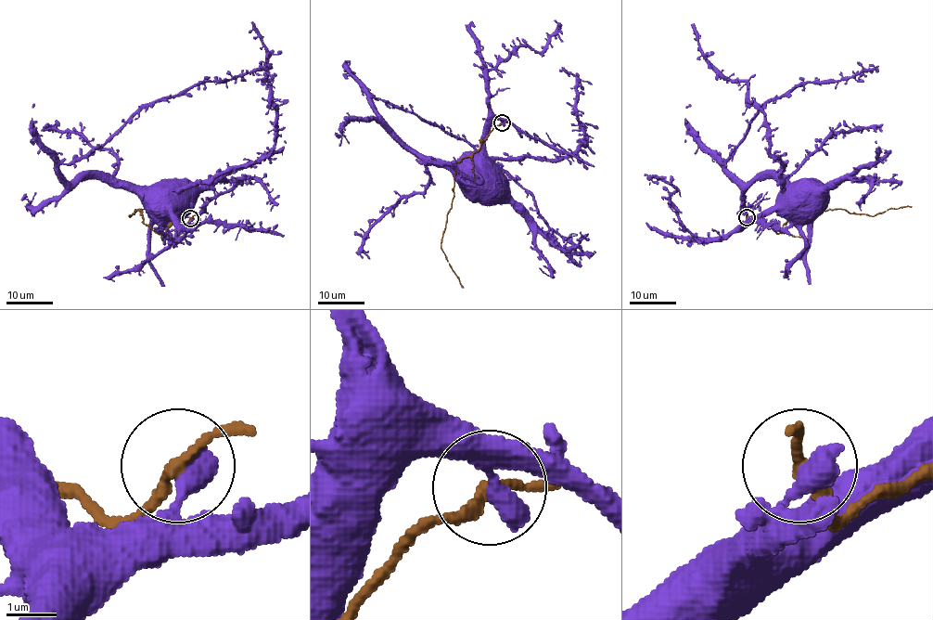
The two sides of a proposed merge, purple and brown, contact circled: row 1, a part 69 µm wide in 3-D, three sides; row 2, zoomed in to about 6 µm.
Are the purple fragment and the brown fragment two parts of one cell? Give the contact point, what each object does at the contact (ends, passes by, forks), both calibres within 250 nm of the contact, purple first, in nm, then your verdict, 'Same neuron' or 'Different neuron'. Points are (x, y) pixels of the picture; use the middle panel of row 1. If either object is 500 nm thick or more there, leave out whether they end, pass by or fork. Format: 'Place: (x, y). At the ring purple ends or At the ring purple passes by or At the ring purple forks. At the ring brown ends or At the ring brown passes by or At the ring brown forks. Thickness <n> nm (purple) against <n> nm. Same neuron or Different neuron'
Place: (502, 122). Thickness 550 nm (purple) against 220 nm. Different neuron

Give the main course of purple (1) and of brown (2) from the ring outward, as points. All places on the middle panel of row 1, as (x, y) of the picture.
1: (502, 122), (494, 120), (487, 137), (482, 161), (483, 189)
2: (502, 122), (480, 148), (454, 163), (454, 196), (447, 214), (441, 251), (464, 288)

